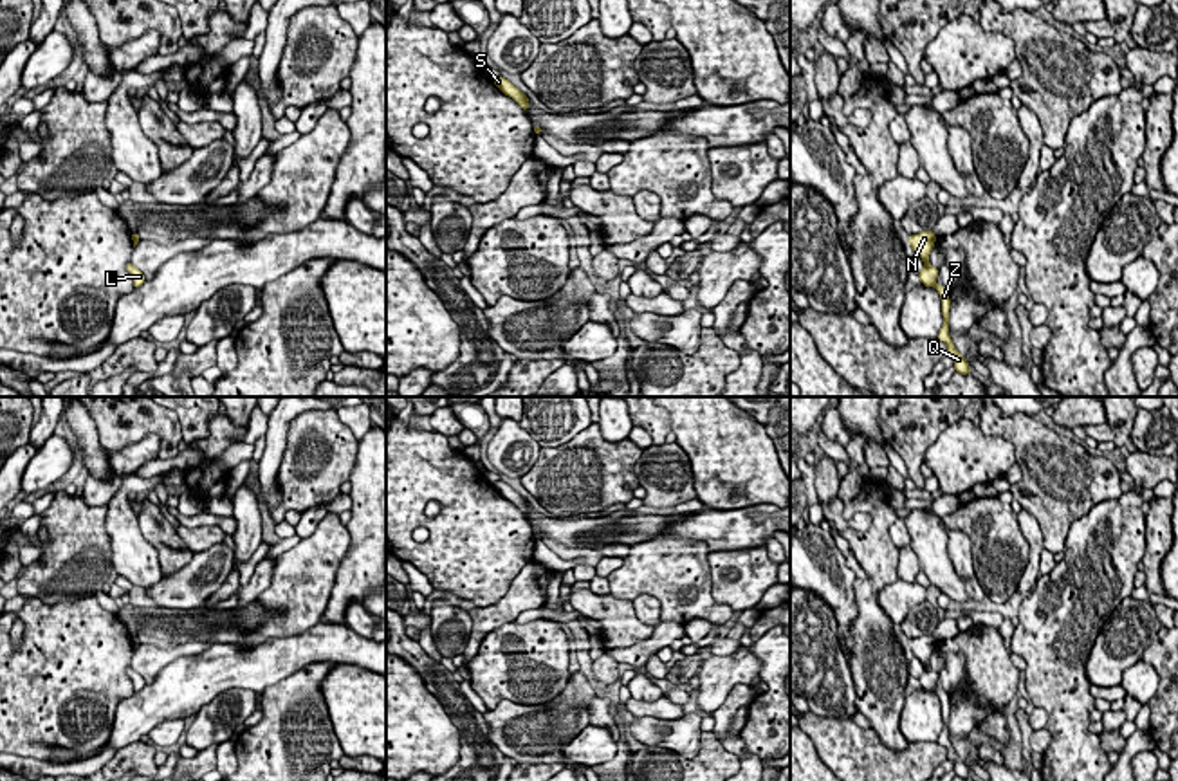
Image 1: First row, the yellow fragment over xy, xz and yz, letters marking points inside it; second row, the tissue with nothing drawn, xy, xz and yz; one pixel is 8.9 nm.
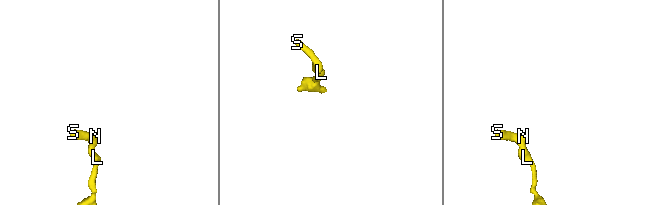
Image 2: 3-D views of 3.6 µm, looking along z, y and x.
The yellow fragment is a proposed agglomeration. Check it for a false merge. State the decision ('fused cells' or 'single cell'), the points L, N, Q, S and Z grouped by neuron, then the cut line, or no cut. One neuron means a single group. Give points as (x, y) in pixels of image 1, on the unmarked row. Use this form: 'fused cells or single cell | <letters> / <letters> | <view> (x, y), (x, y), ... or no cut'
single cell | L N Q S Z | no cut

